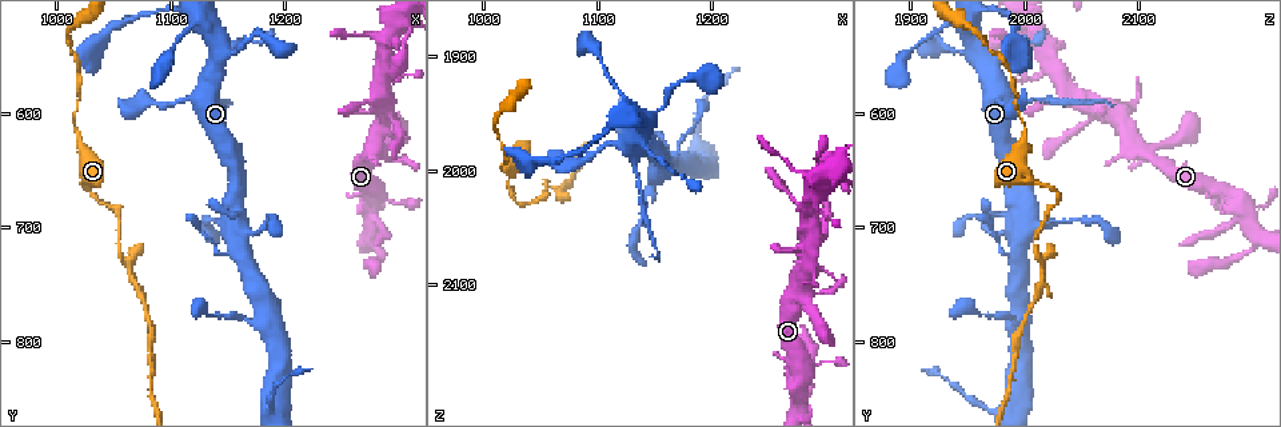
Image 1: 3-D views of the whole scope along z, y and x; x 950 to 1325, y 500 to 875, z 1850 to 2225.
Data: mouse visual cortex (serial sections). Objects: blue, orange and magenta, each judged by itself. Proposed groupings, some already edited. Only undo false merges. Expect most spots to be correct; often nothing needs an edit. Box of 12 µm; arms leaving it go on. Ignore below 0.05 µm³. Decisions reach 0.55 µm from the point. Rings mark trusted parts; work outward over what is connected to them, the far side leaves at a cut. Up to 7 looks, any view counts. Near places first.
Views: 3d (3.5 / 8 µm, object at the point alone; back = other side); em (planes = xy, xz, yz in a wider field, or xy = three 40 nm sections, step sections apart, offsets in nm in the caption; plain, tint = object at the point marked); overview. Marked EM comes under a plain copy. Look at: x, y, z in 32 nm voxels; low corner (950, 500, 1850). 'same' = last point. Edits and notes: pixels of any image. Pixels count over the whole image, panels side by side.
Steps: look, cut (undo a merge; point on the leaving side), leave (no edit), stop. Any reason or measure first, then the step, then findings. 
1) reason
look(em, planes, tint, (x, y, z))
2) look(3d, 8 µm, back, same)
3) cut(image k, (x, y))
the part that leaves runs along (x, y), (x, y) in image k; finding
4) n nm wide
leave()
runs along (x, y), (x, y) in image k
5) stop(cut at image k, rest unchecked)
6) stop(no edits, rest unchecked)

look(3d, 3.5 µm, (1152, 546, 1952))

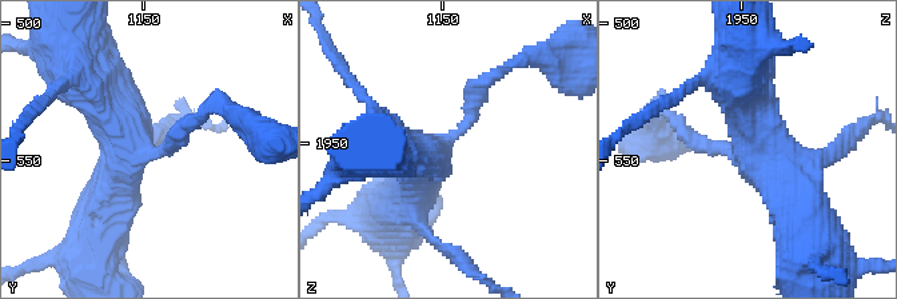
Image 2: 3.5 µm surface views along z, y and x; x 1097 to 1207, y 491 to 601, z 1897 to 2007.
4 arms; arms of 150, 200, 500, 600 nm; need the tissue
look(em, xy, step 5, tint, (1149, 547, 1952))

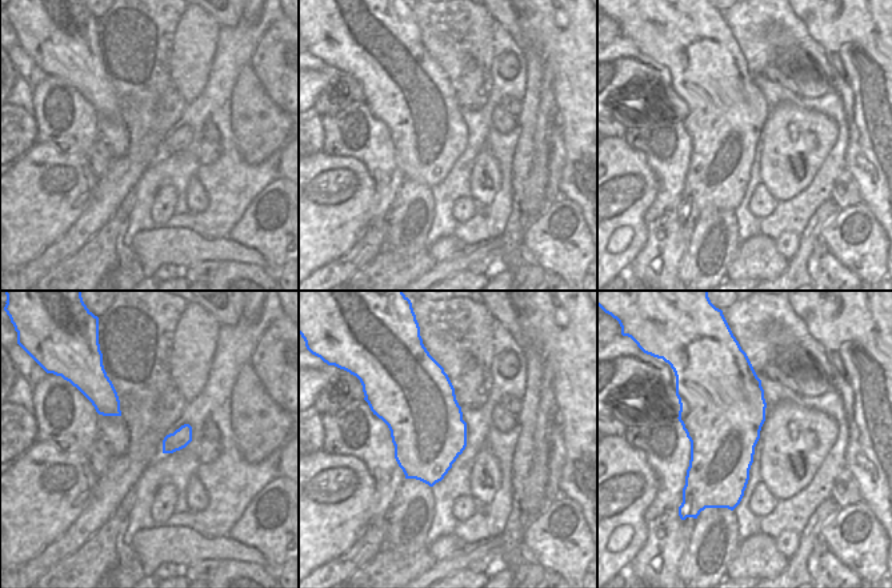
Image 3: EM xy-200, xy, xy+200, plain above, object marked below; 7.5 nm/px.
550 nm wide
leave()
runs along (805, 214), (757, 136), (744, 71) in image 2; all the same cell

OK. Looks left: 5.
look(em, xy, step 3, tint, (1018, 622, 2000))

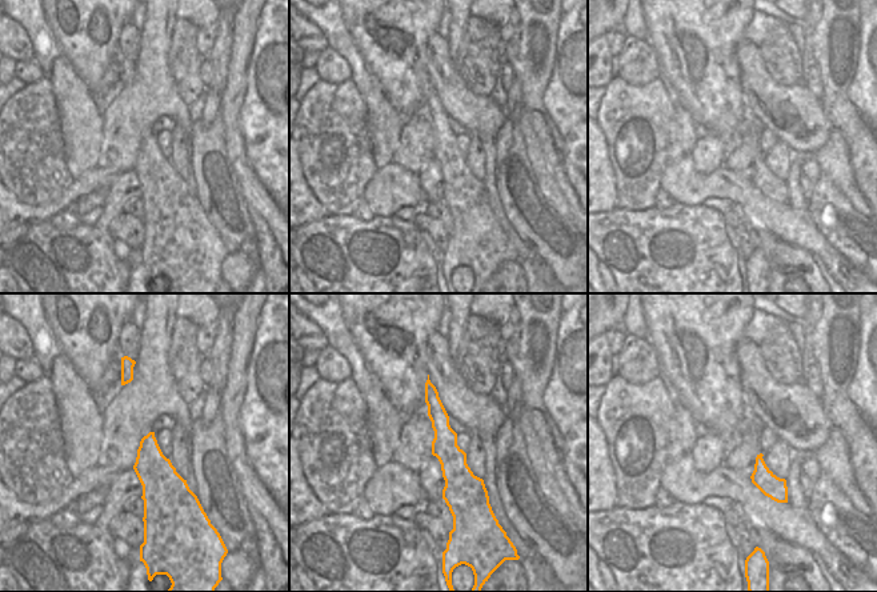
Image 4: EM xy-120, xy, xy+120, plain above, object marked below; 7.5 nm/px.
look(3d, 3.5 µm, same)

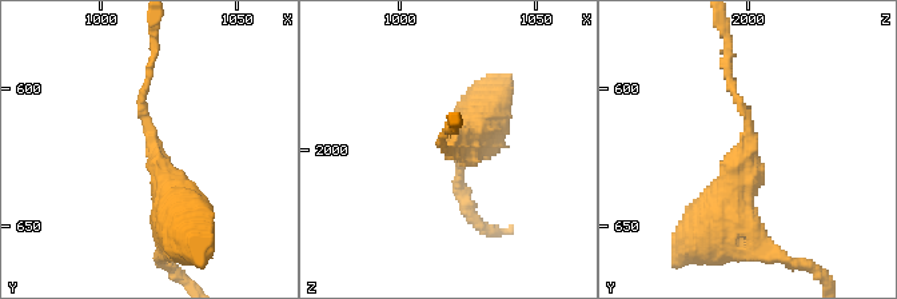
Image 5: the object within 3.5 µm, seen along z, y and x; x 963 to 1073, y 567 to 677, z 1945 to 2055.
arms of 100, 600 nm
leave()
runs along (428, 386), (453, 459), (455, 511) in image 4; all the same cell

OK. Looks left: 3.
narrows sharply
look(3d, 3.5 µm, (1060, 730, 2016))

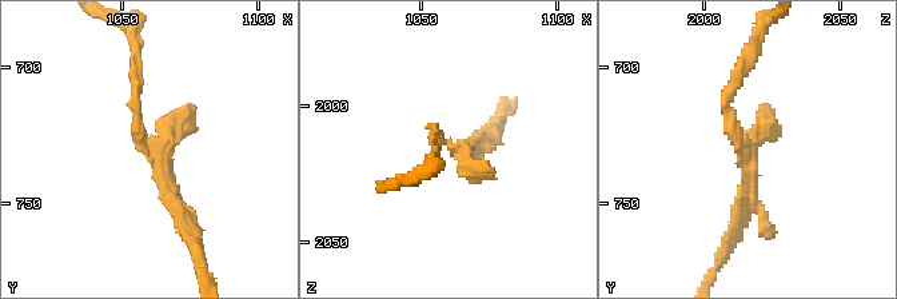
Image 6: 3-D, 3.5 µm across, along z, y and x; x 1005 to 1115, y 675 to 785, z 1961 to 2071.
need the tissue
look(em, planes, tint, (1062, 728, 2016))

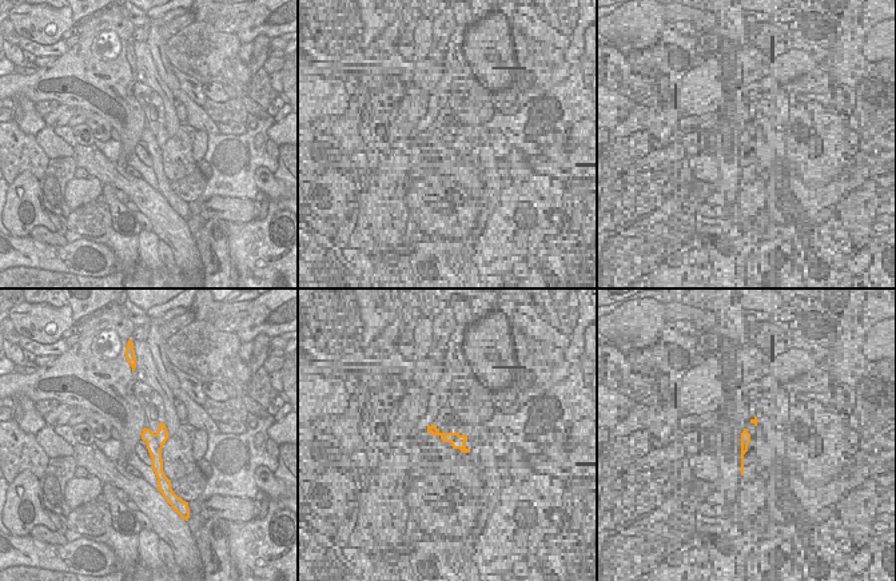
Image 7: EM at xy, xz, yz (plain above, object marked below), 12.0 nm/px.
leave()
continuous, no second cell

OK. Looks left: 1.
stop(no edits, rest unchecked)

